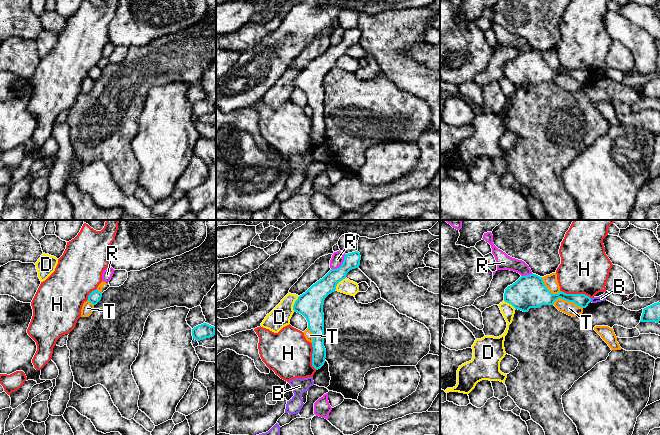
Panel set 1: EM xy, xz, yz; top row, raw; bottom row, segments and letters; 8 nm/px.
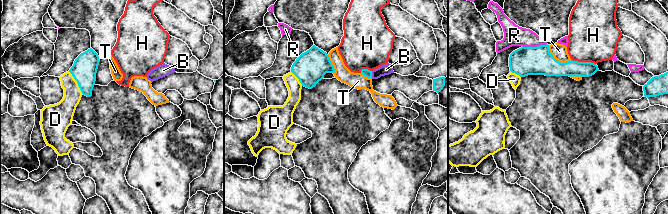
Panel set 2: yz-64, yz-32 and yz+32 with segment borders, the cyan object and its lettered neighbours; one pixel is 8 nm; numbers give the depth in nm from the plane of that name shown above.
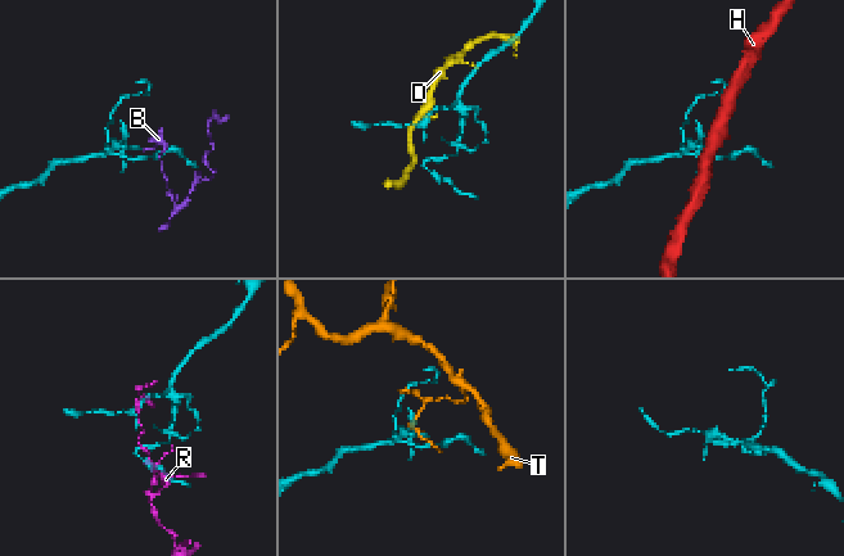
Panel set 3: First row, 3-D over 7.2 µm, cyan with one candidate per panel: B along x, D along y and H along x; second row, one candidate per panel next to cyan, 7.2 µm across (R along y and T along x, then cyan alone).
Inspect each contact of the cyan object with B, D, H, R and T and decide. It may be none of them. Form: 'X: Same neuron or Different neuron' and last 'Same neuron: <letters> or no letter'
B: Different neuron
D: Different neuron
H: Different neuron
R: Different neuron
T: Different neuron
Same neuron: no letter

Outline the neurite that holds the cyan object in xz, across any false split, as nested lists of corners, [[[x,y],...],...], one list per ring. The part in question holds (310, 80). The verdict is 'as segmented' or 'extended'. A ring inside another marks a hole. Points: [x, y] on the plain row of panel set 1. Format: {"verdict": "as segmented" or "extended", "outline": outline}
{"verdict": "as segmented", "outline": [[[358,27],[345,30],[342,41],[331,45],[322,55],[313,60],[305,69],[300,71],[293,81],[294,88],[302,90],[307,98],[308,105],[313,109],[312,142],[318,146],[326,134],[324,123],[324,90],[325,74],[336,66],[337,60],[346,54],[346,50],[359,44],[361,32]]]}

